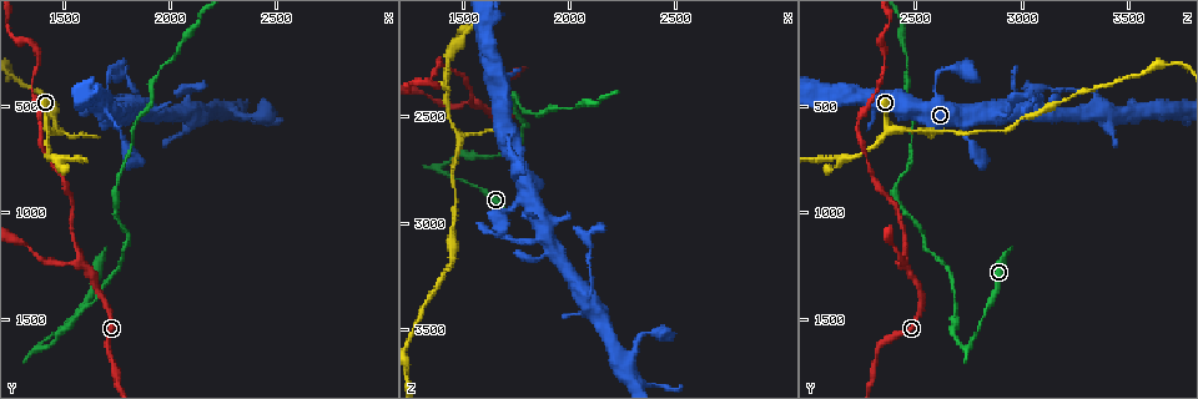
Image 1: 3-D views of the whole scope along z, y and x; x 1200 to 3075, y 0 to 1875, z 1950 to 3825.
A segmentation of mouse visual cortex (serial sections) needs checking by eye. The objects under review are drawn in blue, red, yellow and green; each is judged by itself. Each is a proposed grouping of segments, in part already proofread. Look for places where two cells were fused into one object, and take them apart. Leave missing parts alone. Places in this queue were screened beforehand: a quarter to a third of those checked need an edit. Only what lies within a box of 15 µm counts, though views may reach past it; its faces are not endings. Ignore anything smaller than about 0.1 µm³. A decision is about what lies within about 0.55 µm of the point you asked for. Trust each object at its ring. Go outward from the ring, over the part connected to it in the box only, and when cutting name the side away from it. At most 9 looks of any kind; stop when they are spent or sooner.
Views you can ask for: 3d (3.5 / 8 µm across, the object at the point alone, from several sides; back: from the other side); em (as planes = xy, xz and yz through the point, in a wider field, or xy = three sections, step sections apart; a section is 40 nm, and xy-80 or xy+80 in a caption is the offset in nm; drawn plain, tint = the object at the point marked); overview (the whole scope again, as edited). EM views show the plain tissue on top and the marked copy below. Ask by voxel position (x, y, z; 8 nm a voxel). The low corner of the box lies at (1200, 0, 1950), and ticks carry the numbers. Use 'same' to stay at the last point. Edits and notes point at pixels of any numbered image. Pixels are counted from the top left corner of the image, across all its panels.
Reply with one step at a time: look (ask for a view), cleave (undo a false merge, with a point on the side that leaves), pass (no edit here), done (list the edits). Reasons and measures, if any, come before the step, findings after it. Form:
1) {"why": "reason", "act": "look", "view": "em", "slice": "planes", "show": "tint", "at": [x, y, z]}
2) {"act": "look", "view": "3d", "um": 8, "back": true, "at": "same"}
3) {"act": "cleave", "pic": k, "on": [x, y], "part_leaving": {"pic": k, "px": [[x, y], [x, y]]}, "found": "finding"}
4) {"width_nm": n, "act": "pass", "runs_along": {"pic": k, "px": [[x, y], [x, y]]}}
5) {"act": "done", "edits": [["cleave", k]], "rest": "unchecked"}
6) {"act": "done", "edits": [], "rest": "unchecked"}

{"why": "sharp bend", "act": "look", "view": "3d", "um": 3.5, "at": [1390, 1640, 2740]}

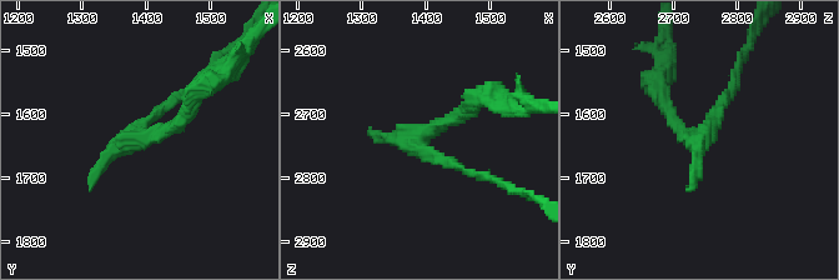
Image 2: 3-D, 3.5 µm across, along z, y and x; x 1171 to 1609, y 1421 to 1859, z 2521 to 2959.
{"why": "now the EM", "act": "look", "view": "em", "slice": "xy", "step": 5, "show": "tint", "at": [1390, 1635, 2745]}

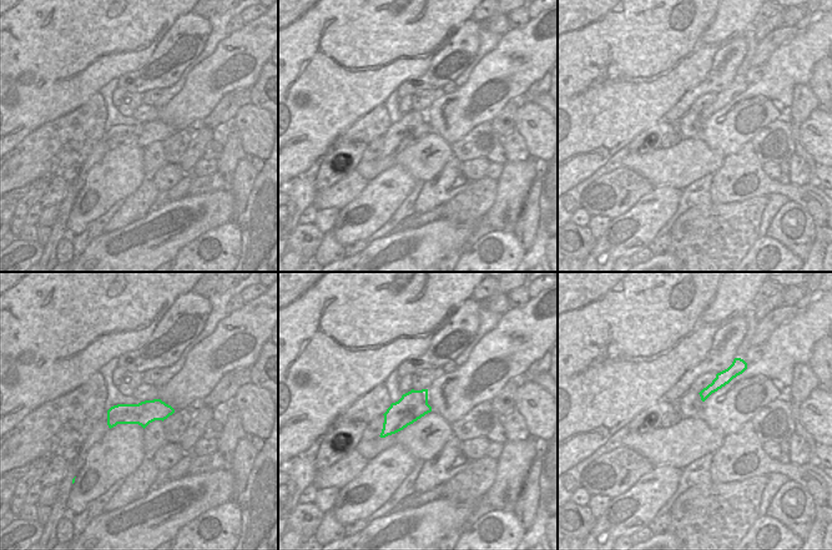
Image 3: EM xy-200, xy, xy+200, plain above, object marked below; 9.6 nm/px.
{"act": "cleave", "pic": 2, "on": [176, 128], "part_leaving": {"pic": 2, "px": [[139, 136], [170, 129], [224, 71]]}, "found": "a second cell is stuck on"}

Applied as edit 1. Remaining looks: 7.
{"act": "look", "view": "em", "slice": "xy", "step": 2, "show": "tint", "at": [1580, 1250, 2430]}

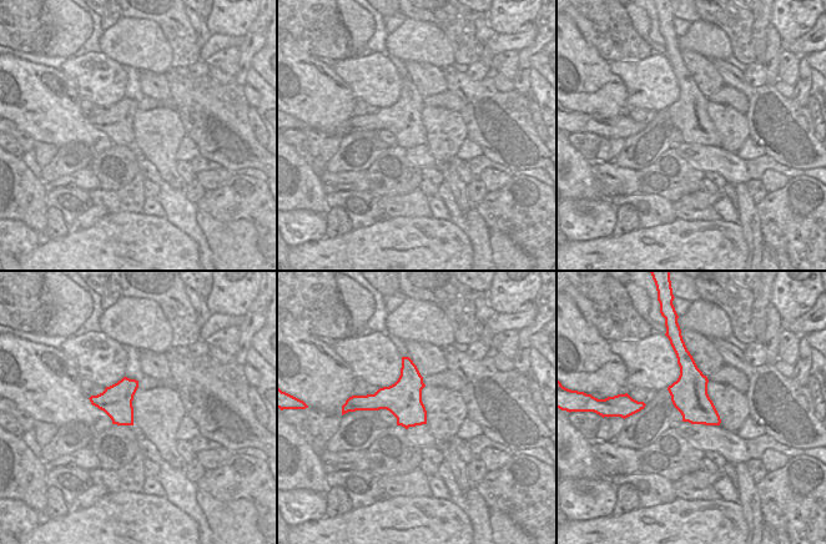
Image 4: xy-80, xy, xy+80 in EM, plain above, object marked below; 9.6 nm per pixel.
{"why": "wider look", "act": "look", "view": "3d", "um": 3.5, "back": true, "at": "same"}

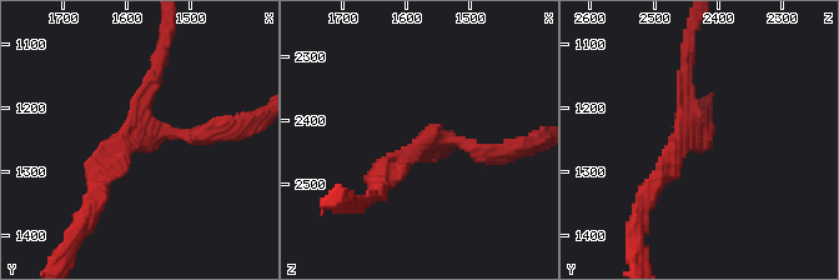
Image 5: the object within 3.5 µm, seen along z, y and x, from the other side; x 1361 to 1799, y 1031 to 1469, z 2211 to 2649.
{"arm_widths_nm": [200, 200, 250], "act": "pass", "runs_along": {"pic": 5, "px": [[96, 190], [142, 129], [161, 55]]}, "found": "one cell here"}

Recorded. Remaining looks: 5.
{"why": "sharp bend", "act": "look", "view": "3d", "um": 3.5, "back": true, "at": [1430, 600, 2380]}

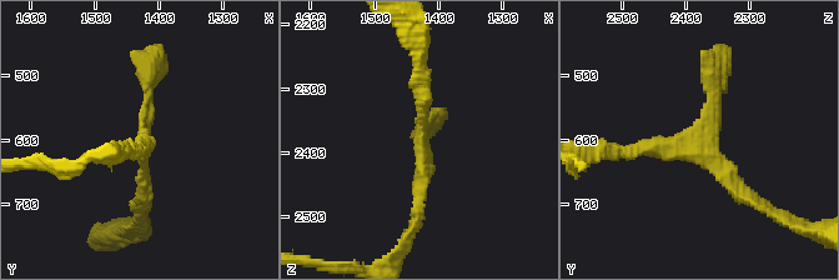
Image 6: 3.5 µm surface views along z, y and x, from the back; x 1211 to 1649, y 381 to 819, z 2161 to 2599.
{"why": "now the EM", "act": "look", "view": "em", "slice": "xy", "step": 5, "show": "tint", "at": [1420, 605, 2380]}

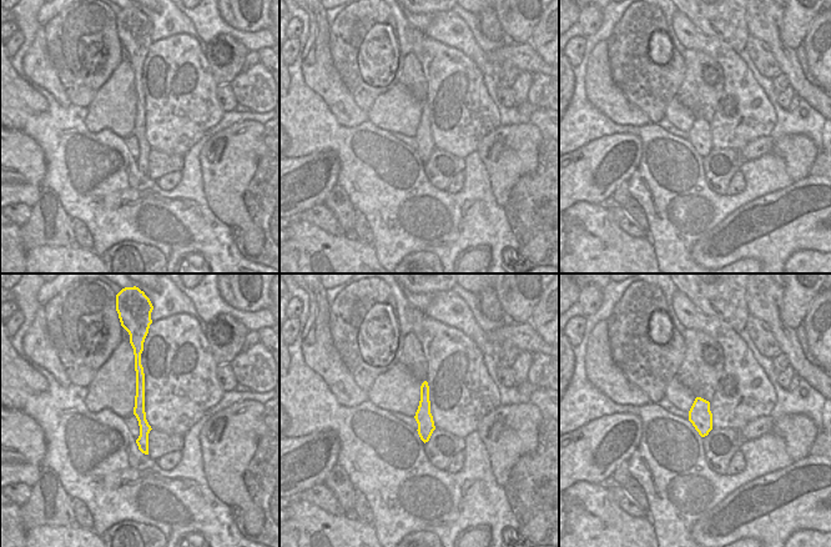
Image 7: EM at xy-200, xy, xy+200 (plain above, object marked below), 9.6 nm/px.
{"act": "pass", "runs_along": {"pic": 7, "px": [[137, 364], [145, 450]]}, "found": "continuous, no second cell"}

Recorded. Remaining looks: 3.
{"why": "abrupt turn", "act": "look", "view": "3d", "um": 3.5, "at": [2080, 500, 3350]}

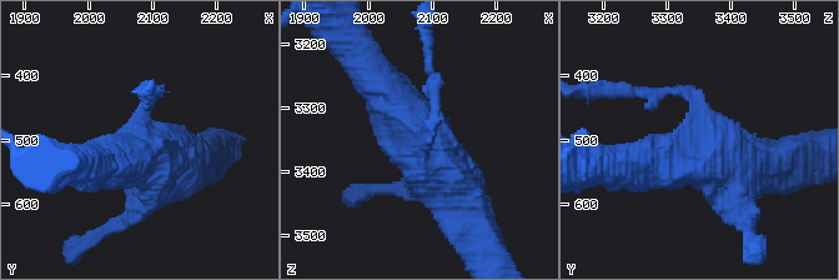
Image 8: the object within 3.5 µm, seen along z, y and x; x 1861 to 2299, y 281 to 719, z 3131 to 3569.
{"act": "look", "view": "em", "slice": "xy", "step": 5, "show": "tint", "at": [2085, 490, 3350]}

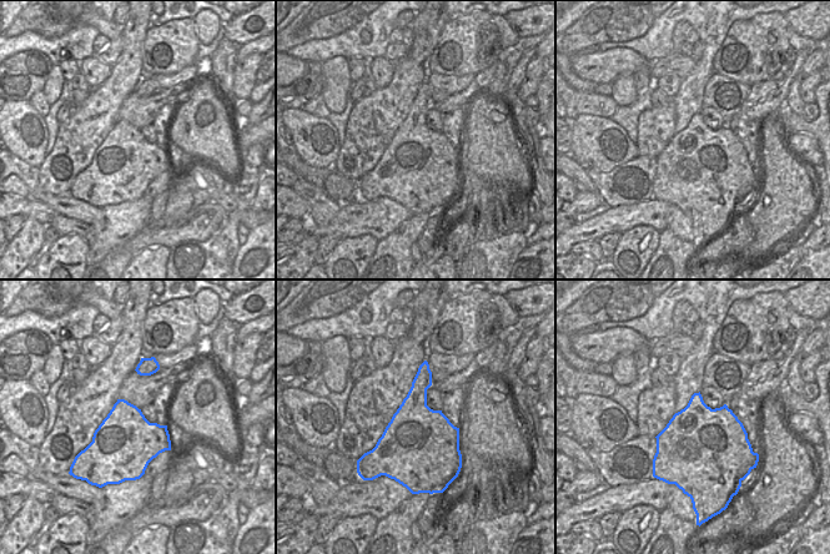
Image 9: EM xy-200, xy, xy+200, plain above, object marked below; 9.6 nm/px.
{"act": "pass", "runs_along": {"pic": 8, "px": [[380, 84], [468, 215]]}, "found": "all the same cell"}

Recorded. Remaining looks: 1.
{"act": "done", "edits": [["cleave", 2]], "rest": "unchecked"}

